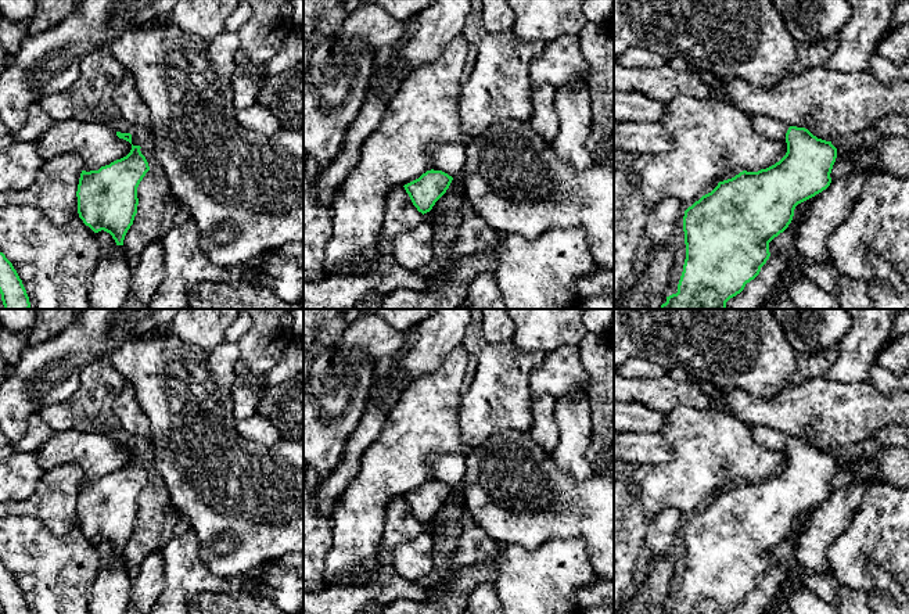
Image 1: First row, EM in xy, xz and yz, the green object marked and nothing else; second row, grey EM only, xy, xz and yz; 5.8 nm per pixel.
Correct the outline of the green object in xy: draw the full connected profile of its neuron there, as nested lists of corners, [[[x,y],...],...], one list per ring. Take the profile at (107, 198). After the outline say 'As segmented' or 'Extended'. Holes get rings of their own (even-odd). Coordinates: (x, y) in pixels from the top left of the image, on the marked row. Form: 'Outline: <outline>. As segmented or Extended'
Outline: [[[140,146],[98,170],[82,170],[78,184],[78,213],[94,233],[109,233],[116,245],[123,245],[125,236],[137,213],[137,187],[150,170]]]. As segmented

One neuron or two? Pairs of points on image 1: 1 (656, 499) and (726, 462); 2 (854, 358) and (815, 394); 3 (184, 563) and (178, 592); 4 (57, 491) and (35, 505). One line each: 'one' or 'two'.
1: one
2: two
3: one
4: one

